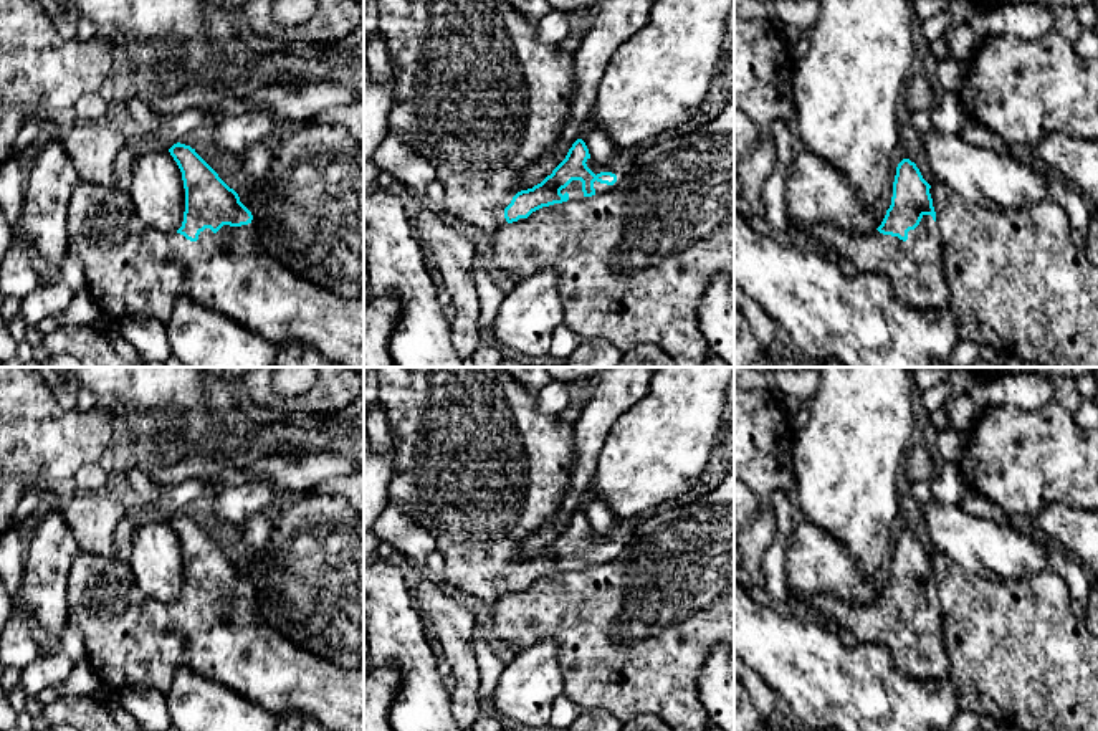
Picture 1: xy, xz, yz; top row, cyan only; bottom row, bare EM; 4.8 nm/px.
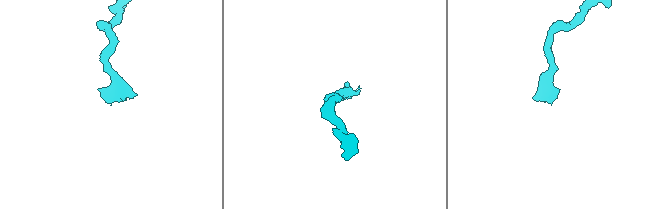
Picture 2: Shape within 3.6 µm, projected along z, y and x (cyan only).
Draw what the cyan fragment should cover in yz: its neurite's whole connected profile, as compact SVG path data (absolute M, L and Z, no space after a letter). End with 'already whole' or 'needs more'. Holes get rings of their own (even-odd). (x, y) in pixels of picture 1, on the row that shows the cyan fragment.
M903 159L896 167L891 205L876 230L847 232L817 225L805 228L800 235L825 245L835 258L853 261L860 273L885 276L905 304L919 311L948 309L949 289L944 278L943 246L929 189L931 185L923 179L916 164Z | needs more

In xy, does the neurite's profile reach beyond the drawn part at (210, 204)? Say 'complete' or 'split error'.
split error

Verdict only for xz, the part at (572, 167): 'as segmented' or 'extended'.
extended

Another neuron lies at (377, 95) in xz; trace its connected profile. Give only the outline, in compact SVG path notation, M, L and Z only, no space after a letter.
M394 68L385 81L374 81L364 73L364 164L389 132L389 111L395 86Z

